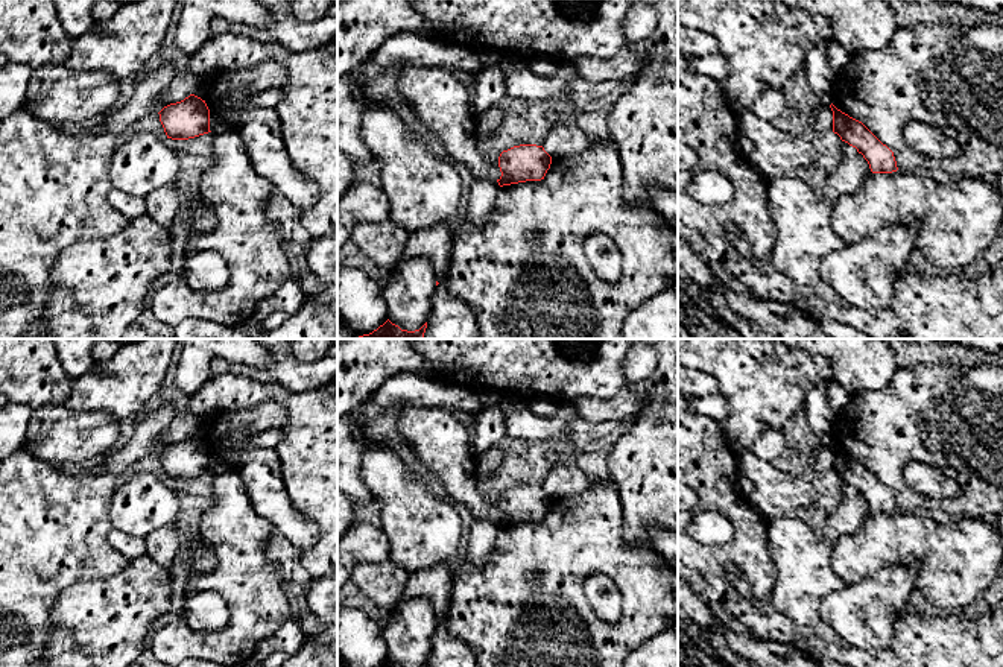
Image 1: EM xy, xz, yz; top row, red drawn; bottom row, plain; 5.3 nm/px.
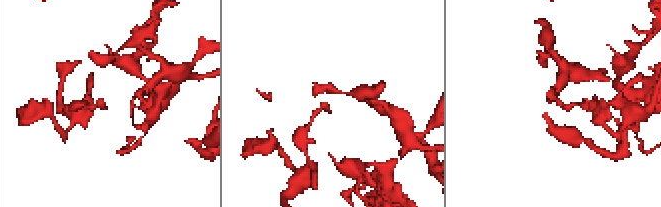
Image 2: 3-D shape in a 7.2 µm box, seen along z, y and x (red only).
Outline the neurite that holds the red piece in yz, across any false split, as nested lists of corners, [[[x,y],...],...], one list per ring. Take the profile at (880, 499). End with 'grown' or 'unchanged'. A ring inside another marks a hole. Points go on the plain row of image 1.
[[[833,444],[830,448],[833,451],[833,473],[863,495],[872,514],[892,514],[898,511],[894,492],[862,462],[842,453]]]; unchanged

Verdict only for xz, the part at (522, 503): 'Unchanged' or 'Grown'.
Unchanged

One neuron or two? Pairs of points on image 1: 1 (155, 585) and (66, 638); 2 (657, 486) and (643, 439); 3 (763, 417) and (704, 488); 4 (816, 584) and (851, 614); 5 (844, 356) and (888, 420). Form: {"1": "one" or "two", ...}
{"1": "one", "2": "one", "3": "two", "4": "two", "5": "two"}

